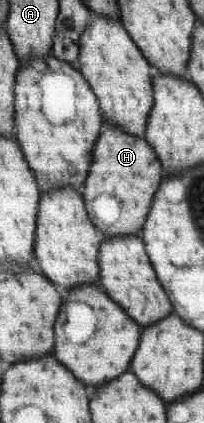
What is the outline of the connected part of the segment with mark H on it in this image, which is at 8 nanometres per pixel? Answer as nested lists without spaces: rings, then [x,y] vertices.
[[[104,121],[92,150],[90,170],[81,192],[88,220],[104,237],[140,236],[162,178],[164,172],[161,164],[142,135],[130,136],[121,128]]]

